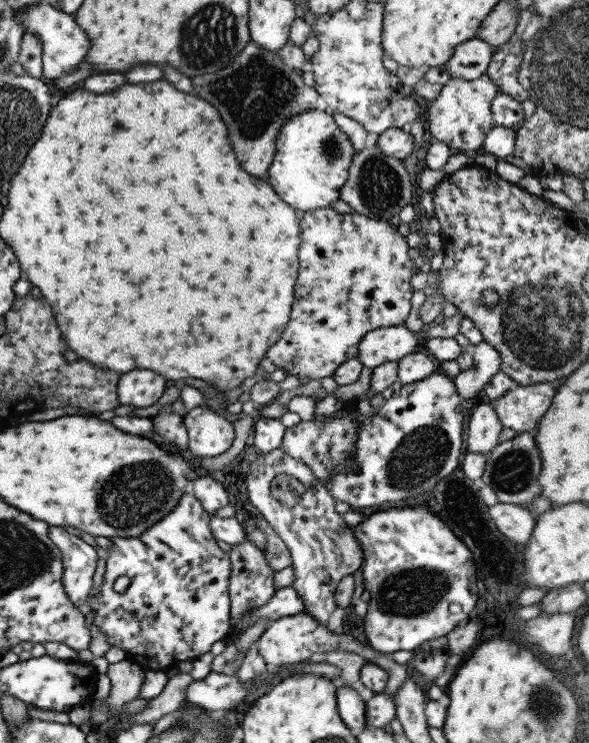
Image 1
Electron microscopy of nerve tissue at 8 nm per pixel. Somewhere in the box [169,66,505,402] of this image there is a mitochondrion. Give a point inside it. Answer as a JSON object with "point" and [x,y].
{"point":[379,187]}

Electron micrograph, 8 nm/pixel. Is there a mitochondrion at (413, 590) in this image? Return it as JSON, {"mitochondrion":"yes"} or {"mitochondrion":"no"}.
{"mitochondrion":"yes"}

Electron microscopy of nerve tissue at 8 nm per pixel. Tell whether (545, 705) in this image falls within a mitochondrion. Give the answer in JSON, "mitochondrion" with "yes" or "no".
{"mitochondrion":"yes"}

